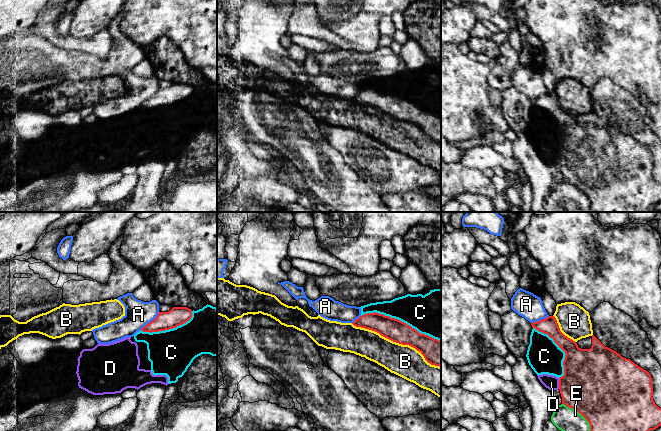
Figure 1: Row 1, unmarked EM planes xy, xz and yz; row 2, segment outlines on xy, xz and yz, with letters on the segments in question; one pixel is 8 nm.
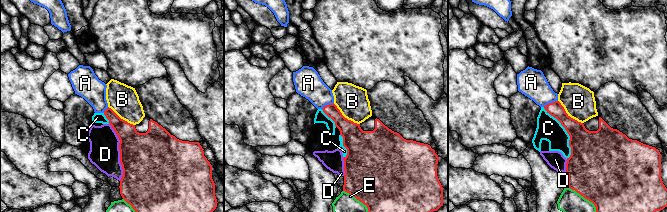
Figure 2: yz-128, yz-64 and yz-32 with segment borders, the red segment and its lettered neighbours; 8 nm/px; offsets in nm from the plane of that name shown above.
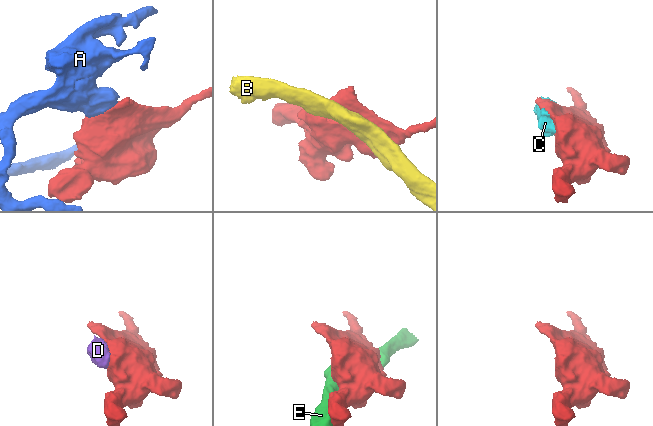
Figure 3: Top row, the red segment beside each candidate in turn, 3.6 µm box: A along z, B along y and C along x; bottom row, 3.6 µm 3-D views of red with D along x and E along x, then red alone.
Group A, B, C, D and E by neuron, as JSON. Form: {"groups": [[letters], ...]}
{"groups": [["A"], ["B"], ["C", "D"], ["E"]]}

